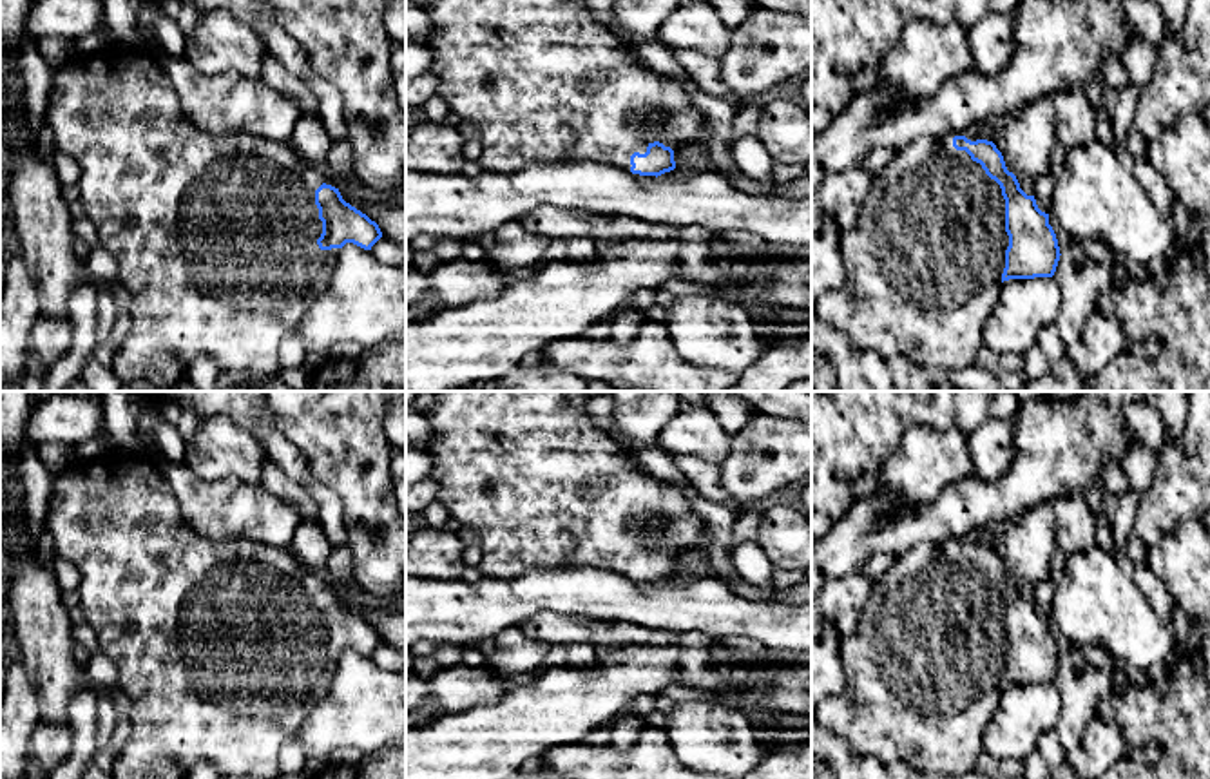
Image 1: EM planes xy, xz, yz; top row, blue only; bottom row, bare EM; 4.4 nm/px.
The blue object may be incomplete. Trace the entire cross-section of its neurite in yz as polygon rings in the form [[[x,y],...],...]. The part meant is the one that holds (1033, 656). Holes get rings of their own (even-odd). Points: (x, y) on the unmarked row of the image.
[[[973,536],[949,540],[944,547],[918,543],[897,558],[884,578],[875,580],[873,591],[860,614],[859,627],[840,641],[840,656],[846,670],[846,690],[821,701],[813,719],[840,736],[857,754],[877,757],[886,766],[906,765],[911,770],[931,777],[951,779],[975,770],[976,757],[984,746],[984,730],[991,721],[1004,687],[1052,683],[1060,667],[1060,652],[1049,620],[1042,618],[1034,601],[1027,601],[1013,578],[1007,576],[1002,558],[993,547],[980,545]]]

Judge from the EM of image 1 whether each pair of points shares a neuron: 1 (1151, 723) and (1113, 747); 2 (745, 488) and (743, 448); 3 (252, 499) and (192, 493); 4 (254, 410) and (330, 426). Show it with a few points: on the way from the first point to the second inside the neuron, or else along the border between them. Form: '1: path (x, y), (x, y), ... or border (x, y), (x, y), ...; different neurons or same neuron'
1: border (1125, 738), (1129, 749); different neurons
2: path (745, 479), (745, 457); same neuron
3: path (238, 499), (207, 499); same neuron
4: border (268, 410), (276, 426); different neurons

